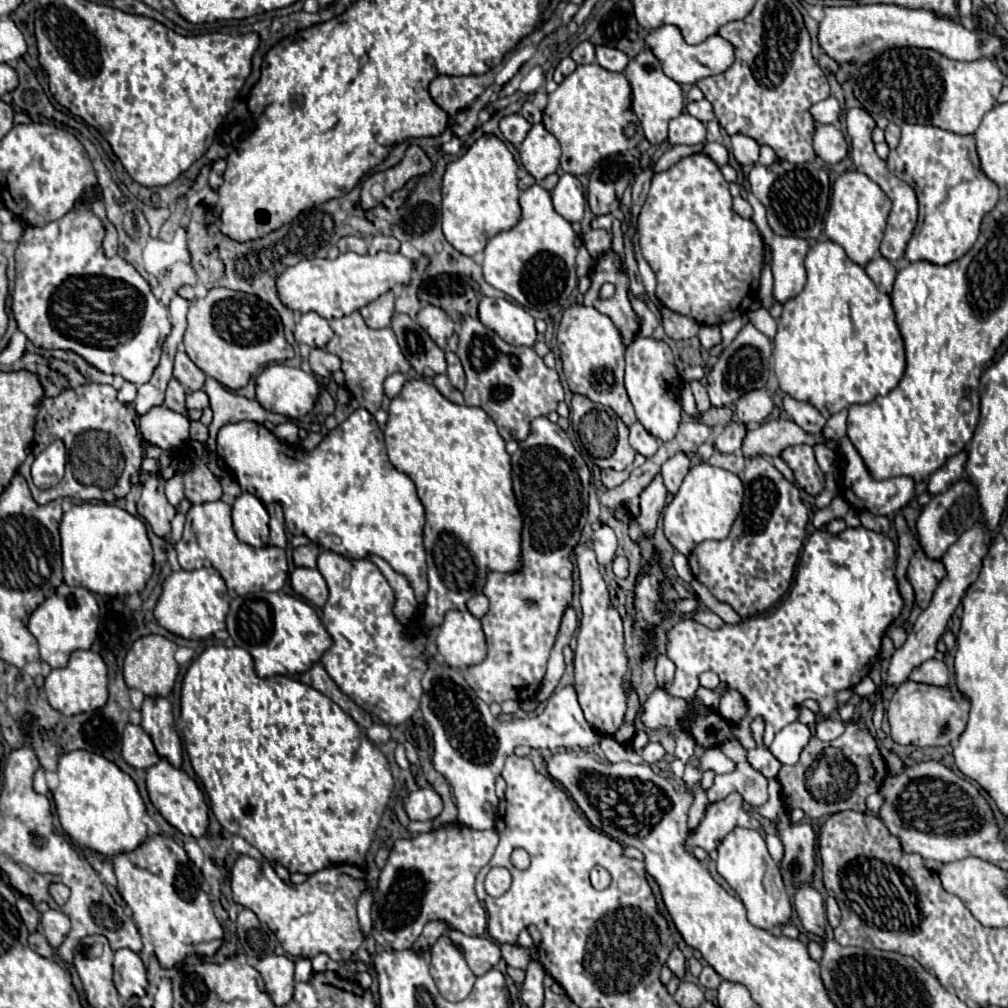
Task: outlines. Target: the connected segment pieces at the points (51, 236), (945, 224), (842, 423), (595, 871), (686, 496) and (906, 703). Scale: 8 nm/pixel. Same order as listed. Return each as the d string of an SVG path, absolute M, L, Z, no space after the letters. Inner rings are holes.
M77 201L73 211L65 213L61 219L47 223L45 227L27 227L17 251L15 251L15 265L17 265L17 279L15 279L15 291L13 291L13 315L17 319L19 329L33 341L33 345L41 347L41 349L71 349L75 353L79 353L81 357L85 357L93 367L97 367L103 373L111 373L111 375L121 375L127 381L135 383L135 385L143 385L145 381L149 381L149 377L153 375L153 369L157 367L157 361L161 357L161 341L165 341L165 337L169 335L169 311L167 307L157 301L151 293L151 285L133 269L133 265L129 265L125 259L121 257L111 257L107 259L103 255L101 249L101 239L103 239L103 223L95 217L95 213L91 211L91 205L87 201Z
M903 125L901 143L889 153L887 167L911 185L919 199L919 223L905 259L927 259L937 265L961 259L977 241L981 219L999 201L999 187L981 171L973 135L959 135L933 125Z
M841 409L839 413L835 413L835 415L831 415L827 419L827 425L823 429L823 435L827 439L839 441L845 435L845 431L847 431L847 409Z
M597 865L591 869L591 885L595 889L605 889L609 883L611 883L611 875L603 867Z
M699 463L689 469L673 501L665 507L665 537L683 555L689 555L695 545L707 539L725 539L737 519L743 503L743 483L735 473L727 469L713 467L709 463Z
M915 681L901 683L887 709L893 741L917 747L953 745L967 725L967 715L969 715L969 699L955 687L949 685L935 687Z

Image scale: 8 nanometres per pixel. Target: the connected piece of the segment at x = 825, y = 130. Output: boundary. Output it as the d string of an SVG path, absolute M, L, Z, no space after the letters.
M817 125L813 149L827 165L837 165L847 157L847 141L835 125Z

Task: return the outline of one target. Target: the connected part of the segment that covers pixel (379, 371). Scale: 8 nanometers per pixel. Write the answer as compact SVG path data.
M359 311L341 317L331 319L331 329L335 331L335 337L327 343L327 351L335 353L343 361L343 373L345 373L345 385L351 391L351 395L359 401L361 407L365 407L371 415L377 413L381 407L381 401L385 397L383 393L383 381L393 373L409 373L411 365L403 357L393 329L369 329L361 317Z

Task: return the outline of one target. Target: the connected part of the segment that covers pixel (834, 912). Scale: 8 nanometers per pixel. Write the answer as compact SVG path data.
M828 897L825 901L827 920L833 929L836 928L841 921L841 911L837 901L833 897Z

